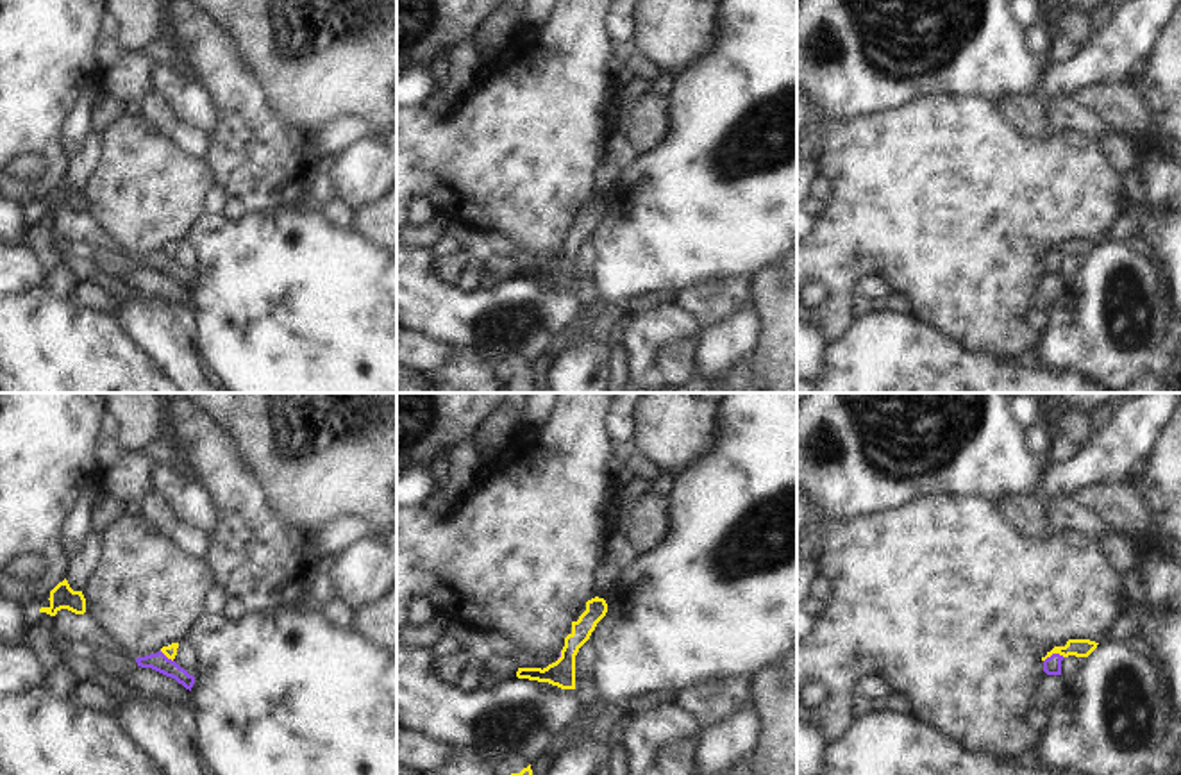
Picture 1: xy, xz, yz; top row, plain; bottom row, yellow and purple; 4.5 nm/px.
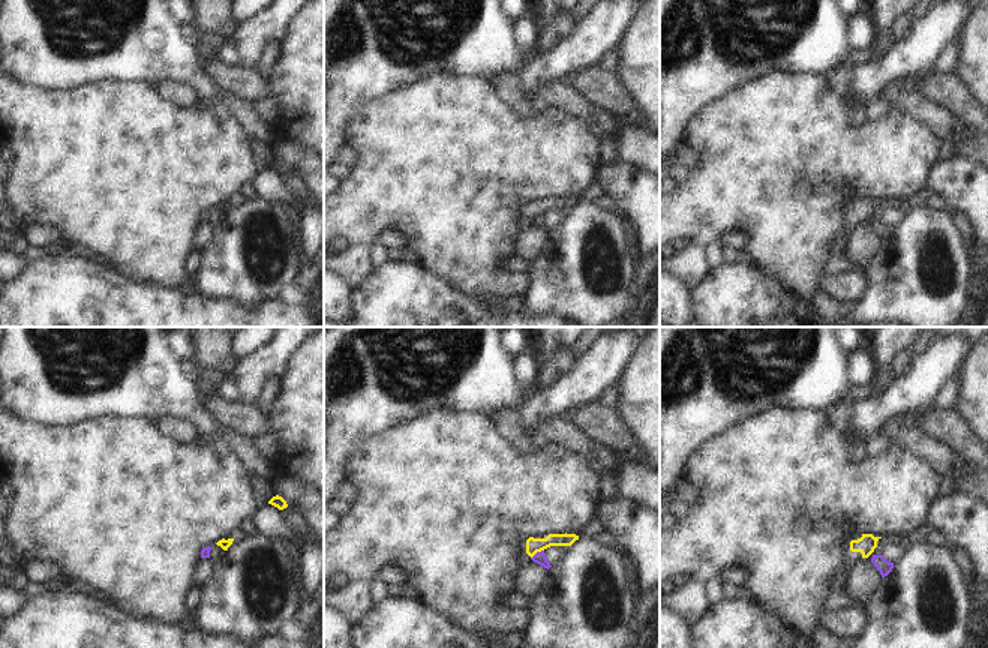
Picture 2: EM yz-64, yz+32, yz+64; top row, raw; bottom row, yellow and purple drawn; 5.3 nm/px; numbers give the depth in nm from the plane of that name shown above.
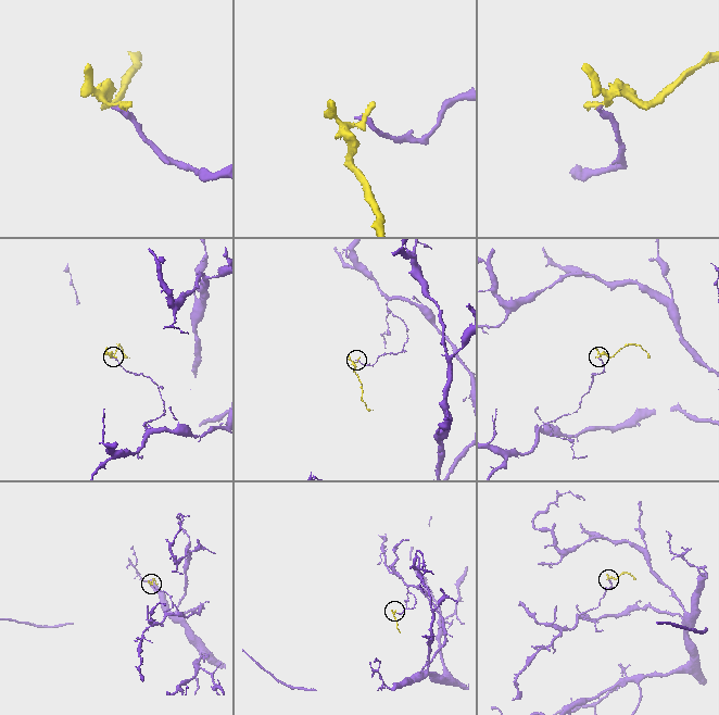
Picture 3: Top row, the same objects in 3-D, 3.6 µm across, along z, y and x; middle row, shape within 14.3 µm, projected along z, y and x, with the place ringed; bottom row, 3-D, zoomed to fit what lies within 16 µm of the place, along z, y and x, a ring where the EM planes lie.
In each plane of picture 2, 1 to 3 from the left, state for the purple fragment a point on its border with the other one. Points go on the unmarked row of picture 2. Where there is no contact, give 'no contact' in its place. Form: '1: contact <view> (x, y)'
1: no contact
2: contact yz+32 (537, 215)
3: no contact

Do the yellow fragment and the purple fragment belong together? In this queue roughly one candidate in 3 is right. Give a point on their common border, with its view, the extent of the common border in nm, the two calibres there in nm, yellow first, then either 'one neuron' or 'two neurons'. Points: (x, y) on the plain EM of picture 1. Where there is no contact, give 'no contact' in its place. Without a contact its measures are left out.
yz (1053, 252) | 100 nm | 80/80 nm | two neurons

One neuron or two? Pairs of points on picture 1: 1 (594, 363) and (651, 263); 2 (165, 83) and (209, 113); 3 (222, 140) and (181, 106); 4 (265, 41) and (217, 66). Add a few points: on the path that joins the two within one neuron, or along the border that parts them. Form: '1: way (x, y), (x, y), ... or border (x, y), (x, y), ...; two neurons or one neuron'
1: way (603, 338), (604, 320), (615, 299), (626, 288); one neuron
2: way (175, 91), (199, 111); one neuron
3: border (209, 90), (220, 113), (220, 124), (208, 136); two neurons
4: border (213, 22), (233, 41), (242, 65), (261, 91); two neurons

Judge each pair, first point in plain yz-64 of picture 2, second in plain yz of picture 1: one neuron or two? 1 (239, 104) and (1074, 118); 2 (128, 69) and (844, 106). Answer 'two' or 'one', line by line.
1: two
2: one

